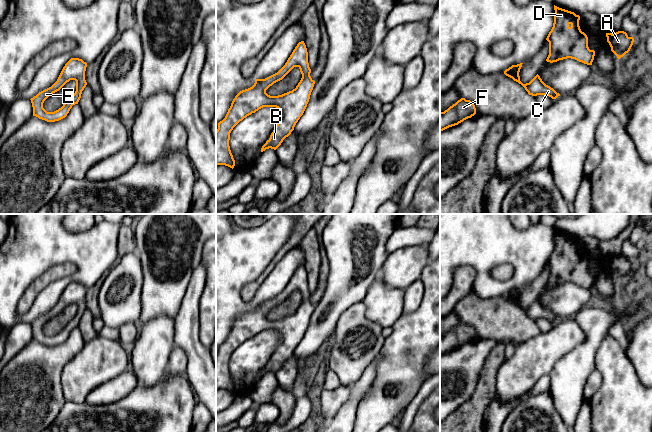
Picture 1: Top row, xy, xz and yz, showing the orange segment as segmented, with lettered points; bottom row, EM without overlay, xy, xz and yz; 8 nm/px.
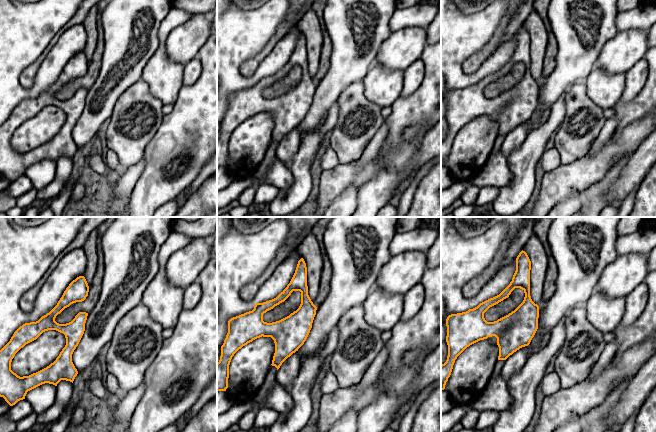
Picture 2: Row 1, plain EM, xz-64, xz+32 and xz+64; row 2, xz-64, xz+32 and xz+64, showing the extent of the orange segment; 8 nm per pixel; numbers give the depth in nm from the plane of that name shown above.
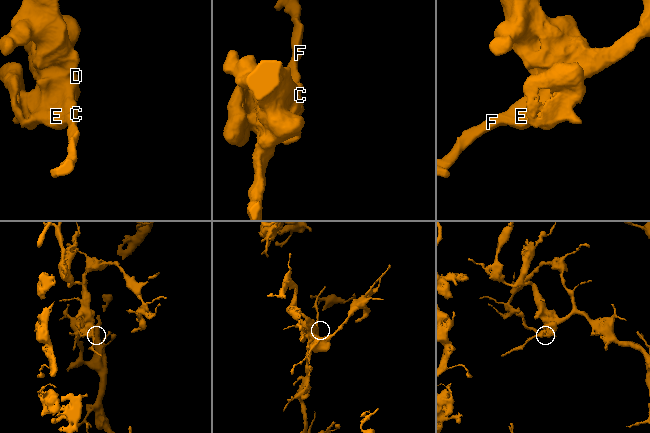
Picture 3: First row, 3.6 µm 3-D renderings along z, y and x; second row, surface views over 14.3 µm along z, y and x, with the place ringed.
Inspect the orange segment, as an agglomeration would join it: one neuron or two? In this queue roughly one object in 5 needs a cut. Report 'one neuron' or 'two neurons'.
one neuron

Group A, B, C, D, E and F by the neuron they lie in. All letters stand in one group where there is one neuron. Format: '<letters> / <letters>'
A B C D E F

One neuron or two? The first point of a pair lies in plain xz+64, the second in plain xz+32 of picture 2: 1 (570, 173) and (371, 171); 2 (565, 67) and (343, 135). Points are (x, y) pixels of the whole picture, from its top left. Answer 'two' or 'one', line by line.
1: one
2: two

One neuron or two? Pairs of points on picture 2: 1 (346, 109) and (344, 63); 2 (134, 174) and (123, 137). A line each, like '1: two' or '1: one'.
1: two
2: two

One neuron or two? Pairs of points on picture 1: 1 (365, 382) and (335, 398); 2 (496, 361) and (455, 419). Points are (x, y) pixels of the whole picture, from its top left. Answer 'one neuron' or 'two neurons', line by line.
1: two neurons
2: one neuron

